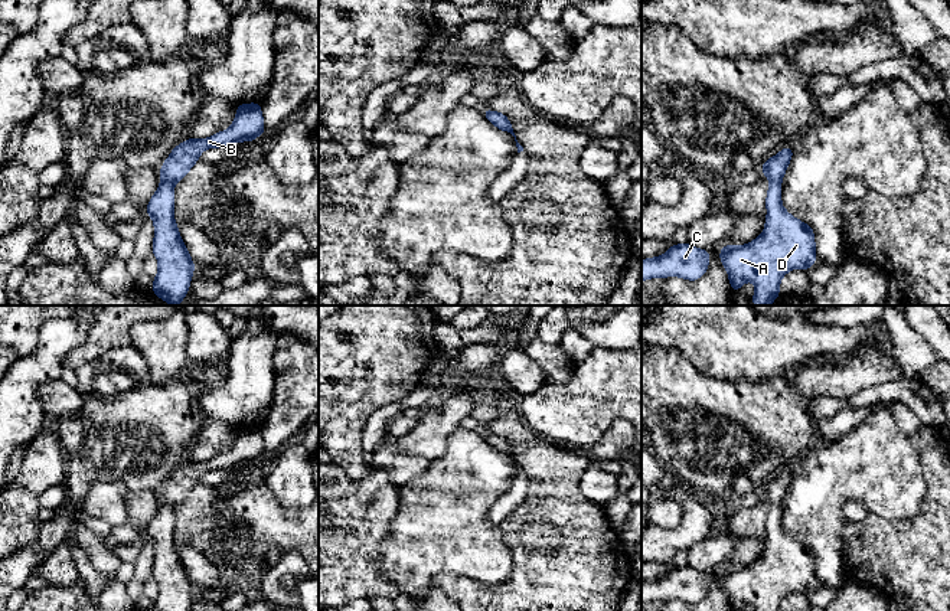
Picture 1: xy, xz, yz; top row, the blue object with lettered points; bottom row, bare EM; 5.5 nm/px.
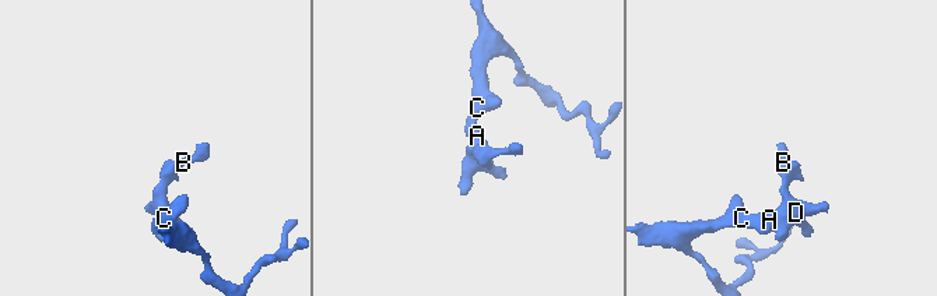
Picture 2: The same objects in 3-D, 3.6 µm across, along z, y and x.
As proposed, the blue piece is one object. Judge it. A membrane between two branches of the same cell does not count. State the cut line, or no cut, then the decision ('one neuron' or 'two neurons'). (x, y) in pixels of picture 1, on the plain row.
no cut | one neuron

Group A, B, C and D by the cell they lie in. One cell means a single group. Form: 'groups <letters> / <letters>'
groups A B C D

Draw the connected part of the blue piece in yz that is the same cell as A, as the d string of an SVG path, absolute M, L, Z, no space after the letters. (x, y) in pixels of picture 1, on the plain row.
M784 470L760 490L770 503L763 556L742 569L727 566L719 575L731 611L741 611L747 604L753 604L755 611L778 611L789 594L809 592L816 585L813 552L781 527L781 503L793 476Z

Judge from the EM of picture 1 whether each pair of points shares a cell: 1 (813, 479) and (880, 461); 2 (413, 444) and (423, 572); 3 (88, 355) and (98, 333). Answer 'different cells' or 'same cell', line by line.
1: same cell
2: different cells
3: same cell

